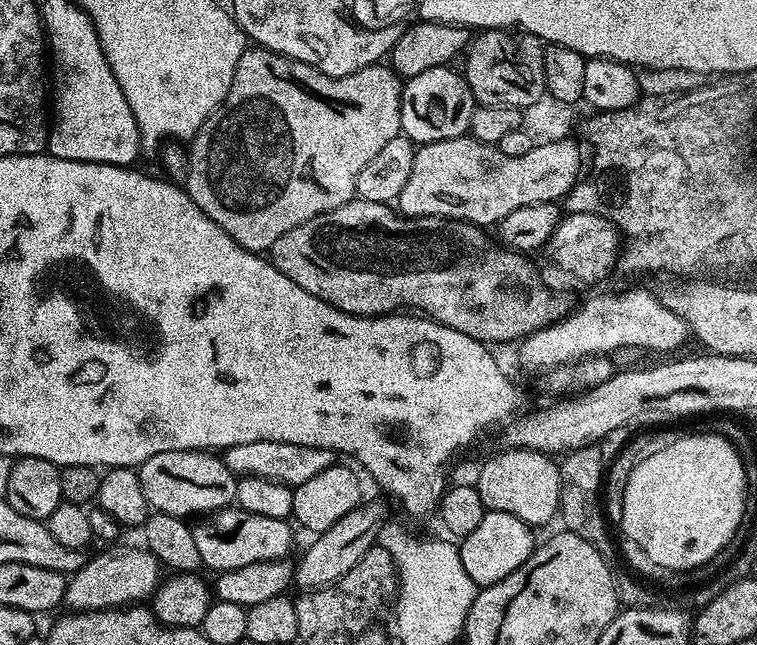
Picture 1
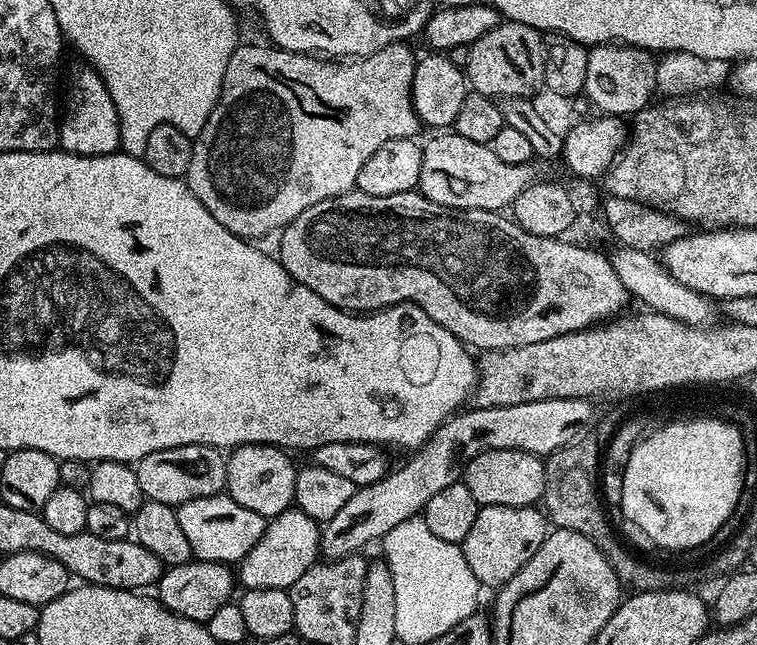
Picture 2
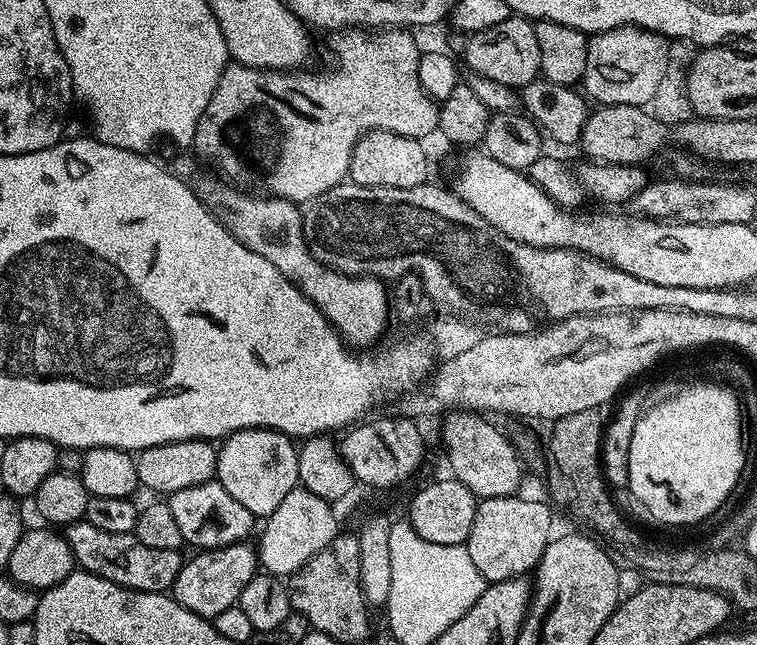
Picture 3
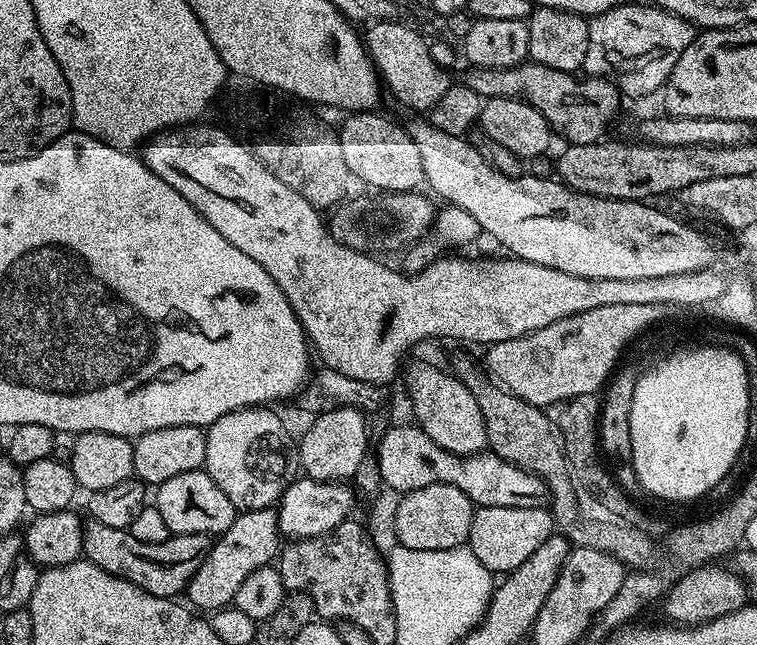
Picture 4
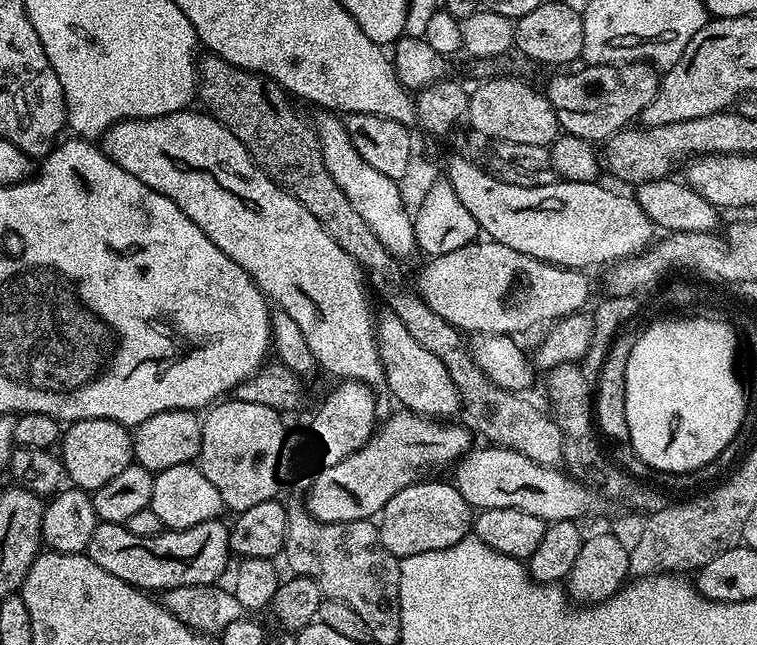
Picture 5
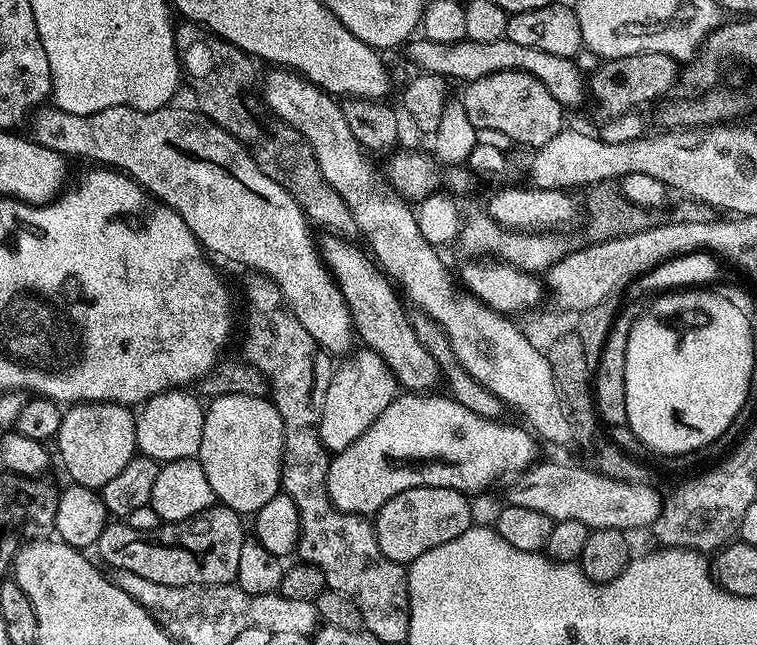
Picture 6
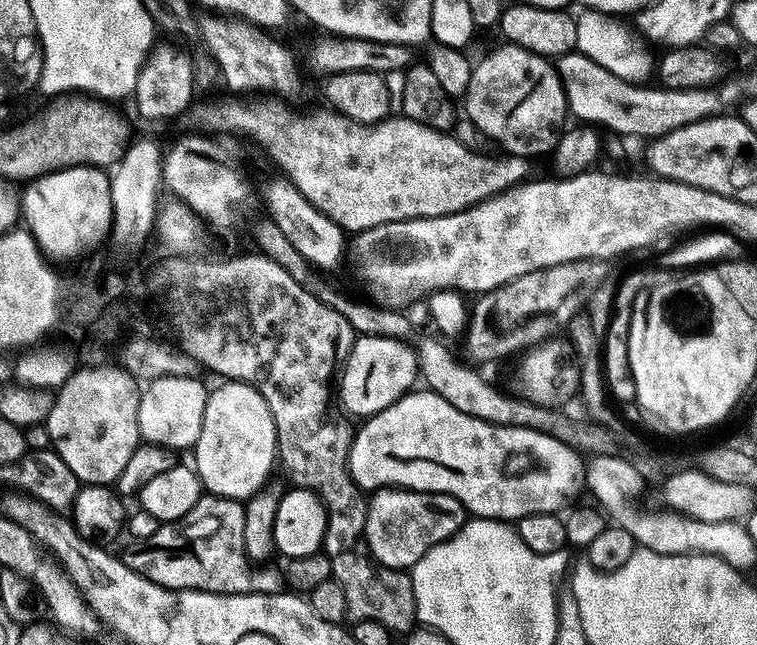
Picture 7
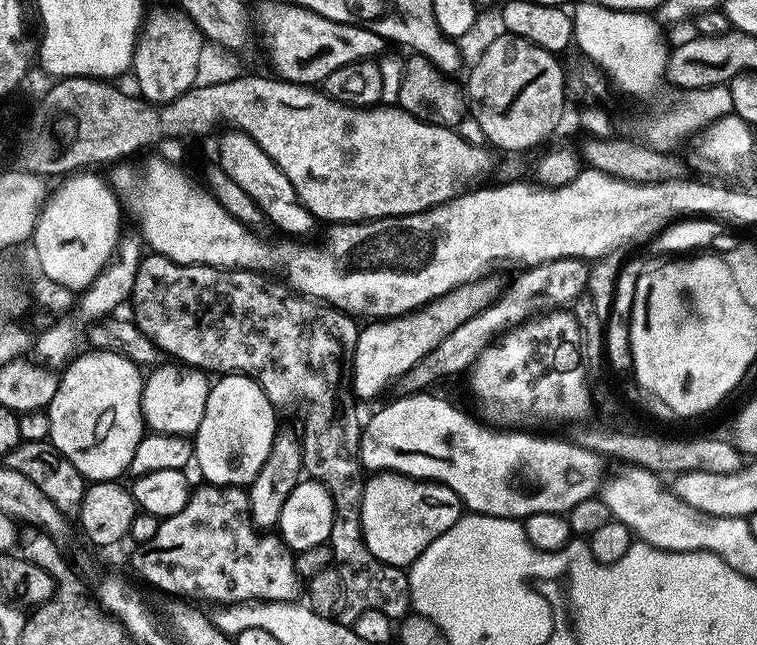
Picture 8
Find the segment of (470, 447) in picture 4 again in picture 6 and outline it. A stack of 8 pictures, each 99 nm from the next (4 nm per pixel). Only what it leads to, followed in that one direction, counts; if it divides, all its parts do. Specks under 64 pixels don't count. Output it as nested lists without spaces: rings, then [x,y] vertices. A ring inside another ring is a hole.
[[[324,234],[321,240],[319,237],[318,251],[324,267],[332,273],[332,279],[340,287],[348,315],[352,317],[355,335],[361,340],[359,343],[387,362],[401,389],[412,394],[424,394],[435,389],[432,387],[436,380],[438,384],[441,379],[440,367],[430,354],[426,354],[422,342],[418,342],[418,334],[414,334],[412,329],[413,323],[404,313],[405,301],[401,293],[377,267],[373,257],[363,247],[355,248],[352,243],[351,239],[343,236]]]

